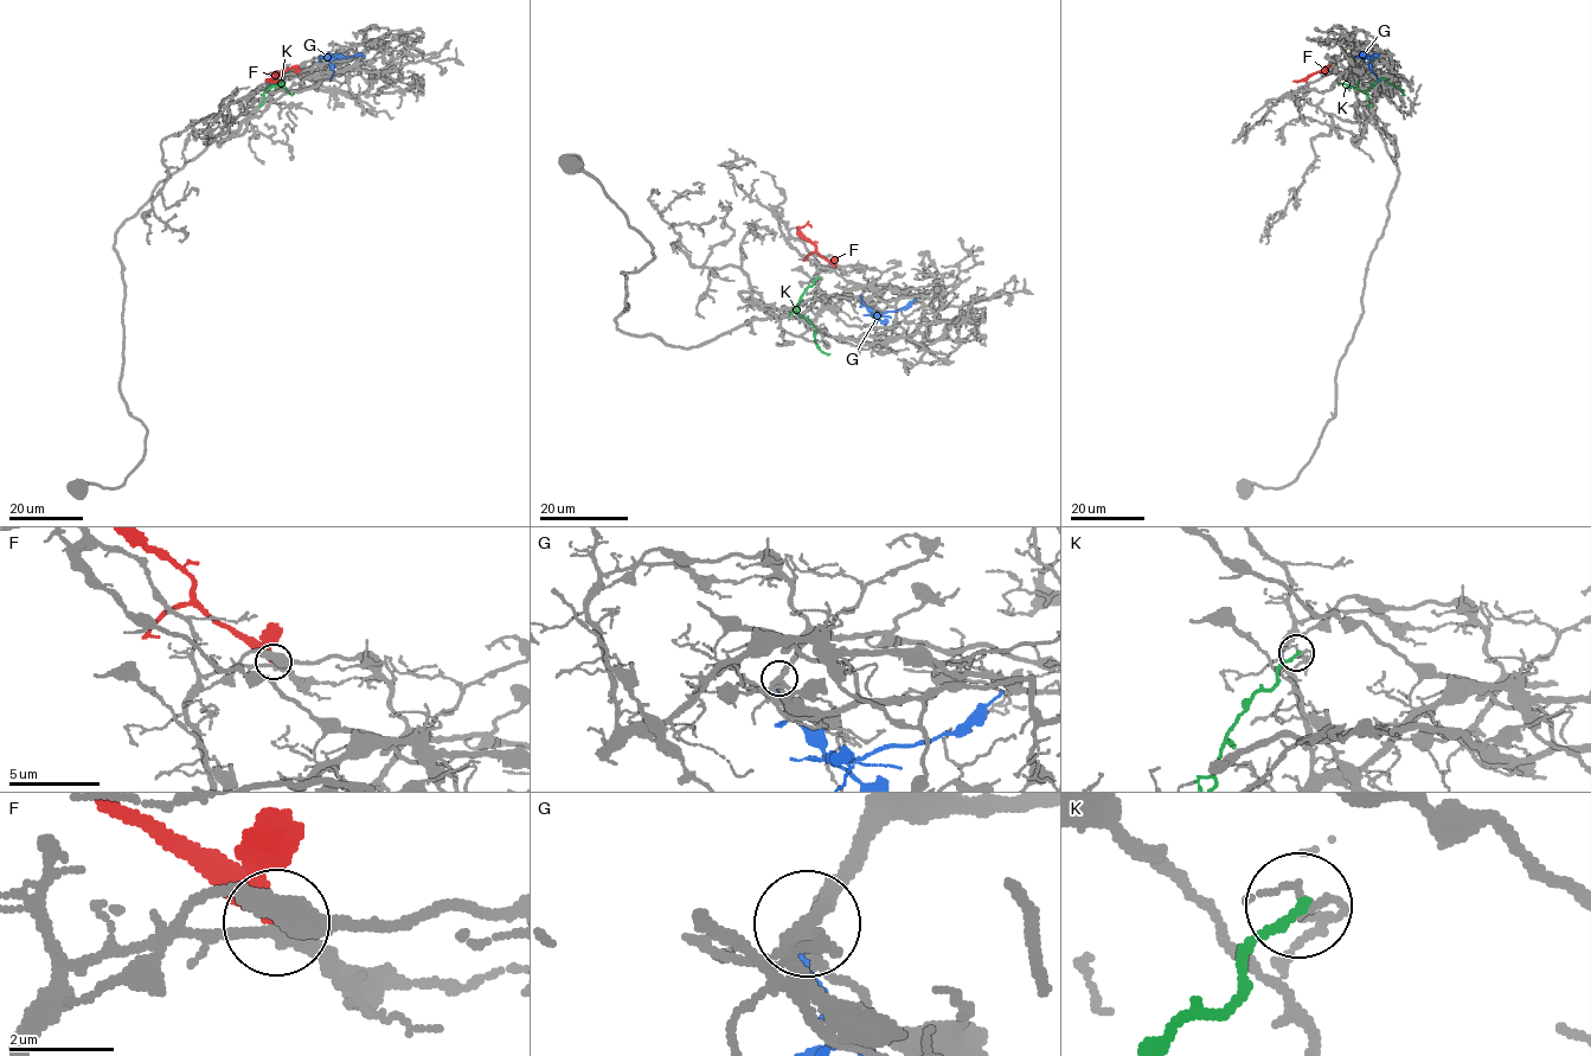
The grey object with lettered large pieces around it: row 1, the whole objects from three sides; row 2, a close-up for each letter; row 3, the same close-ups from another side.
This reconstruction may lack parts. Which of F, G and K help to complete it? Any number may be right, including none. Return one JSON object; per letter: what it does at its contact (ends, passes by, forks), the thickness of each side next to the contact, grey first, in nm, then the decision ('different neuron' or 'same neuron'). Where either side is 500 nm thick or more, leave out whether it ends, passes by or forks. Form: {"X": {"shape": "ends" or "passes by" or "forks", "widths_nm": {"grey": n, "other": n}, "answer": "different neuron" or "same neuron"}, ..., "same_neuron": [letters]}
{"F": {"shape": "ends", "widths_nm": {"grey": 320, "other": 380}, "answer": "different neuron"}, "G": {"shape": "ends", "widths_nm": {"grey": 160, "other": 180}, "answer": "same neuron"}, "K": {"shape": "ends", "widths_nm": {"grey": 110, "other": 180}, "answer": "different neuron"}, "same_neuron": ["G"]}

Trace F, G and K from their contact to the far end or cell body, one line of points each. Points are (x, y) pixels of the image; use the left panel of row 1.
F: (299, 65), (268, 81), (277, 81)
G: (320, 56), (365, 56)
K: (283, 83), (267, 91), (282, 78), (281, 84), (294, 94)

